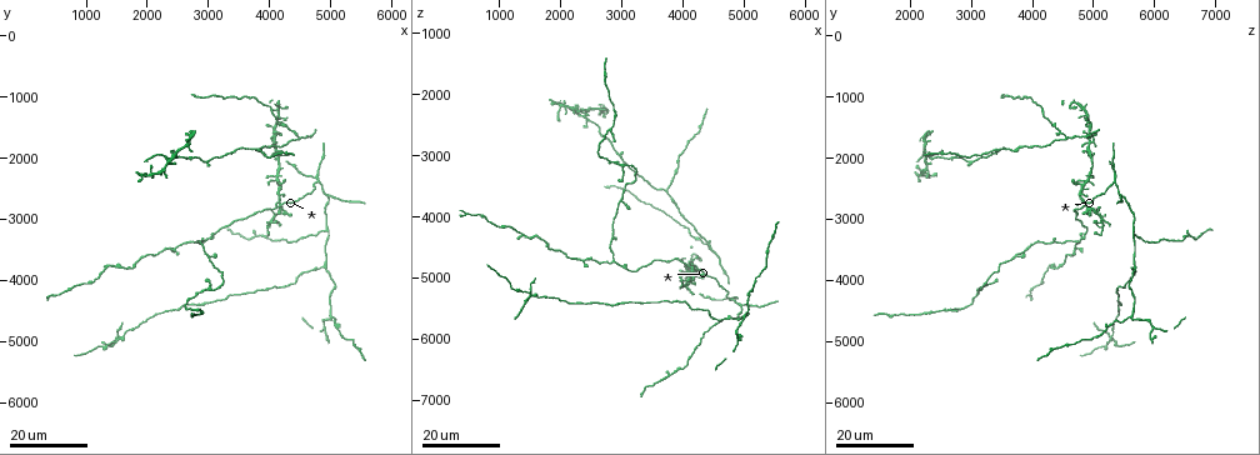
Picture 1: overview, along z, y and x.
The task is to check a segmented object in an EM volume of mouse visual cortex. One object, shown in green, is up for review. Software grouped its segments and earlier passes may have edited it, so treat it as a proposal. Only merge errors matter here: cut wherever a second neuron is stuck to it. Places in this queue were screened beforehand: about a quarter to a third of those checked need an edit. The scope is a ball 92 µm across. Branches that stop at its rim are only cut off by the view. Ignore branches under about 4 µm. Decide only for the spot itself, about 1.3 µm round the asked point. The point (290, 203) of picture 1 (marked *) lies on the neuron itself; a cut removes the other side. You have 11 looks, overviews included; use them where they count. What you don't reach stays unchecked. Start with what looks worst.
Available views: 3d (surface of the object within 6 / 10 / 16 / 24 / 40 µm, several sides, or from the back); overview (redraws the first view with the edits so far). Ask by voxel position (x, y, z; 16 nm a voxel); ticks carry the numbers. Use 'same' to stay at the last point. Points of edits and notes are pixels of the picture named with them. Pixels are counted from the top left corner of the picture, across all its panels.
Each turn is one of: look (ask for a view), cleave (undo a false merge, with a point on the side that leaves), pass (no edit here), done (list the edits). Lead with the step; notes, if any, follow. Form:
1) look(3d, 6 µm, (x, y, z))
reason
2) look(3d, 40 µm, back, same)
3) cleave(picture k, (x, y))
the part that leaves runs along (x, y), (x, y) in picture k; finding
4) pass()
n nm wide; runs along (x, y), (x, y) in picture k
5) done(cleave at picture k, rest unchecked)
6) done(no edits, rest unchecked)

look(3d, 24 µm, (5000, 4600, 5550))
a fork

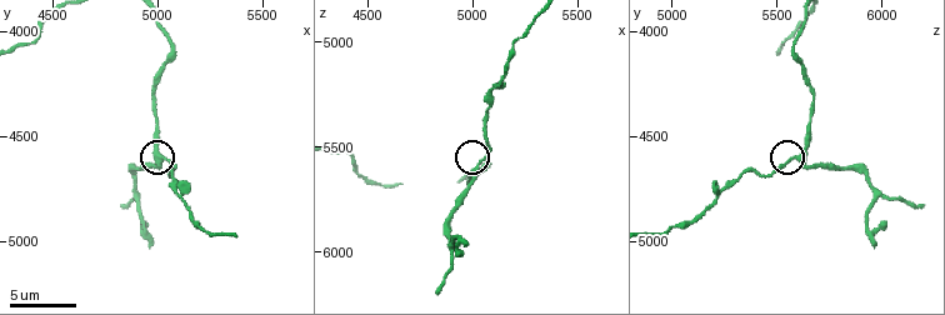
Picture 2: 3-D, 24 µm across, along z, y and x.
look(3d, 6 µm, (5030, 4610, 5580))
zoom in

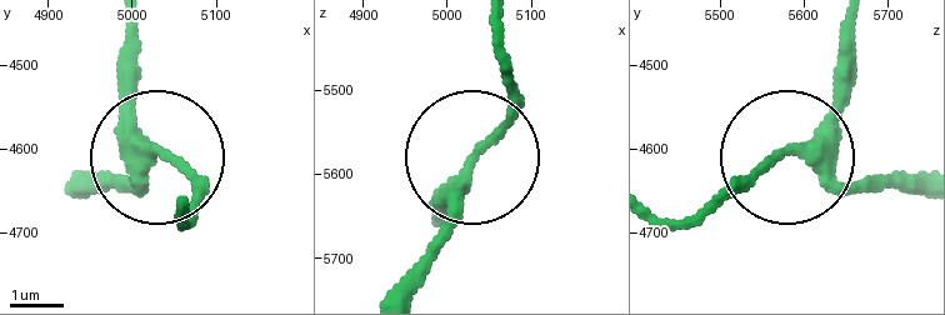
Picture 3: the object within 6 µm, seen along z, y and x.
pass()
runs along (858, 33), (853, 86), (799, 149), (858, 180), (906, 180) in picture 3; one neuron here

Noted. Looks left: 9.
look(3d, 16 µm, (4800, 2400, 5350))
branch point

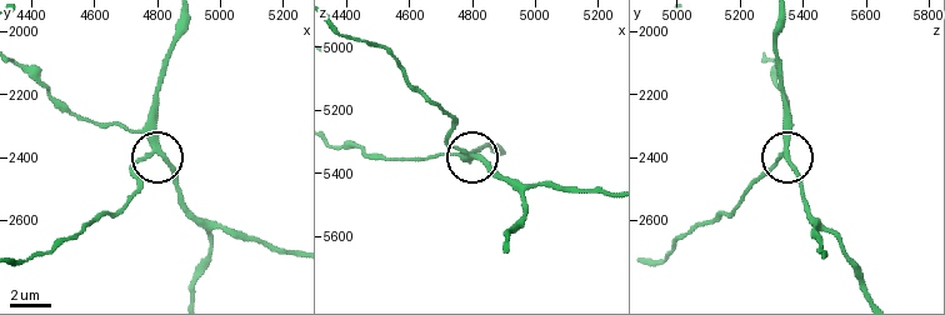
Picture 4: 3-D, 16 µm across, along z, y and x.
look(3d, 6 µm, (4800, 2360, 5340))

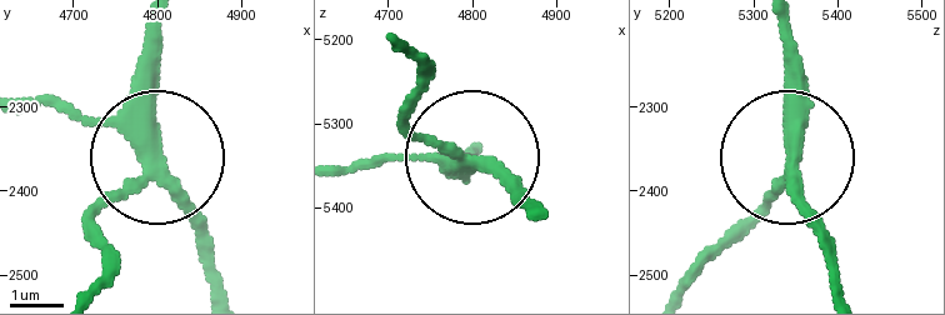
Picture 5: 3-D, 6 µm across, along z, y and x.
look(3d, 6 µm, back, (4795, 2365, 5350))

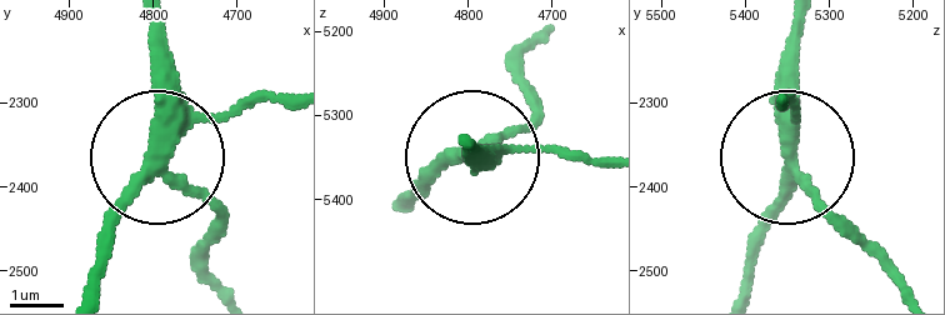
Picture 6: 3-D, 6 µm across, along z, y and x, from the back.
pass()
runs along (909, 293), (796, 158), (793, 24) in picture 6; continuous, no second neuron

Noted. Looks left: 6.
look(3d, 16 µm, (4450, 1700, 4600))
three arms meet

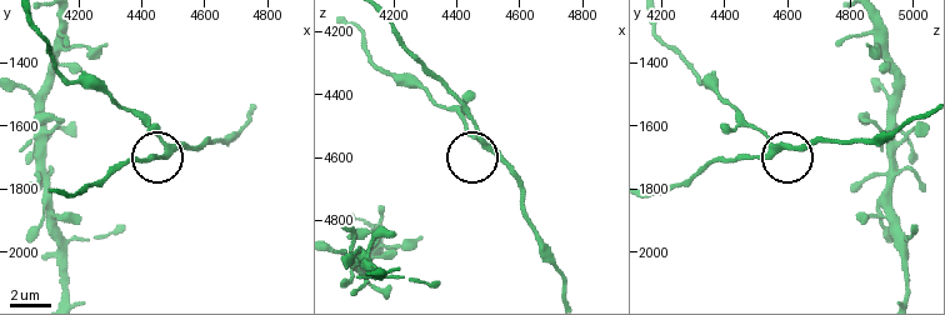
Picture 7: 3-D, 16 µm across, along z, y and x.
look(3d, 6 µm, (4490, 1680, 4560))

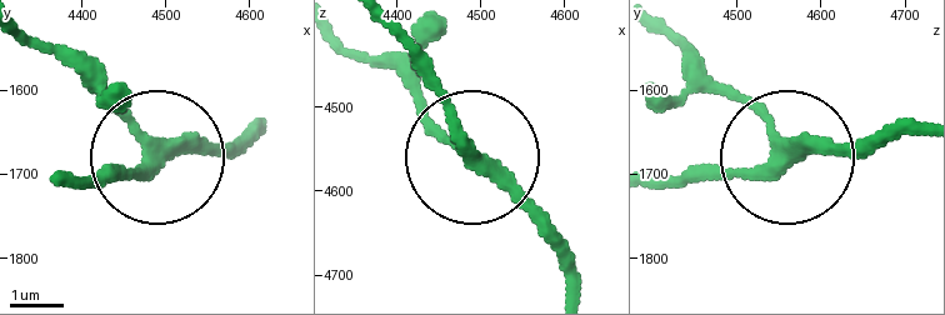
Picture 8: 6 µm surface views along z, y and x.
pass()
side arm 10 µm; continuous, no second neuron

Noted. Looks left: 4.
look(3d, 24 µm, (3700, 1800, 3550))
three arms meet

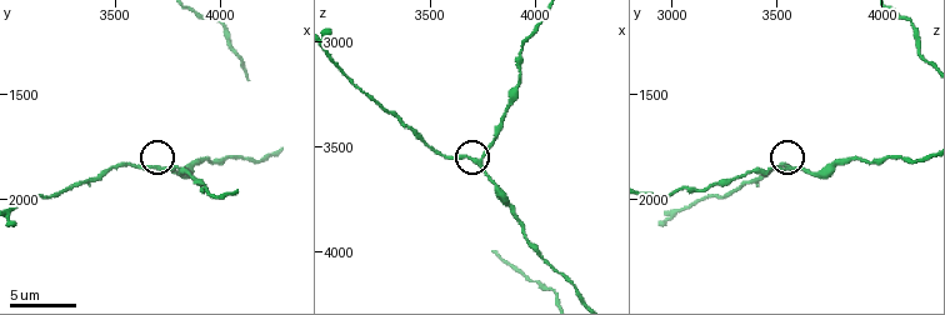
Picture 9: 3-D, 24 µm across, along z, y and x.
look(3d, 10 µm, (3720, 1840, 3560))

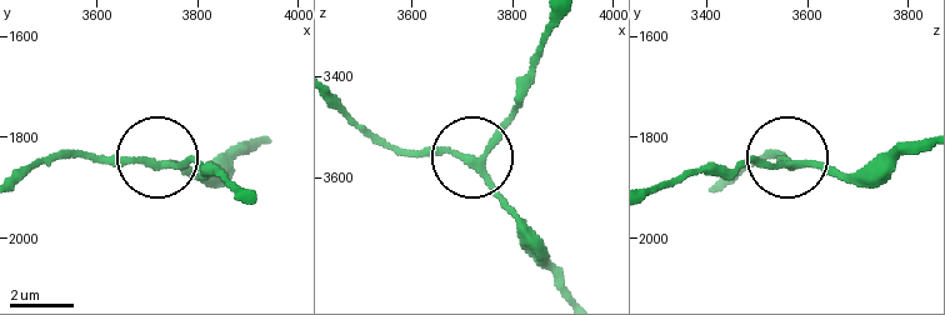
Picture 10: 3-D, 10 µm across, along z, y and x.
pass()
220 nm wide; one neuron here

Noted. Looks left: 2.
look(3d, 16 µm, (3050, 4100, 3200))
a fork

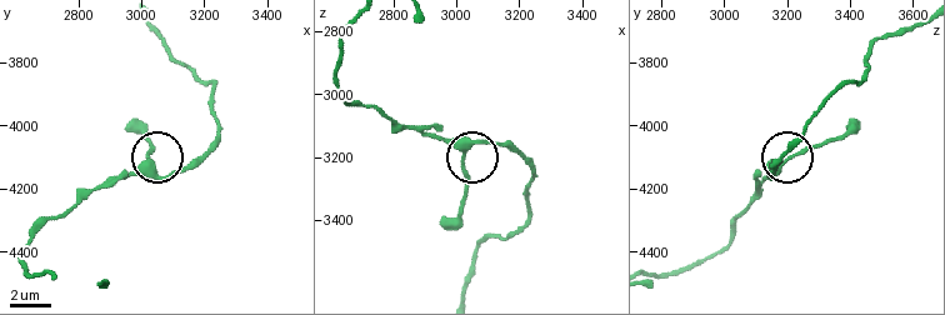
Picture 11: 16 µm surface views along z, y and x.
look(3d, 6 µm, (3010, 4110, 3180))
zoom in

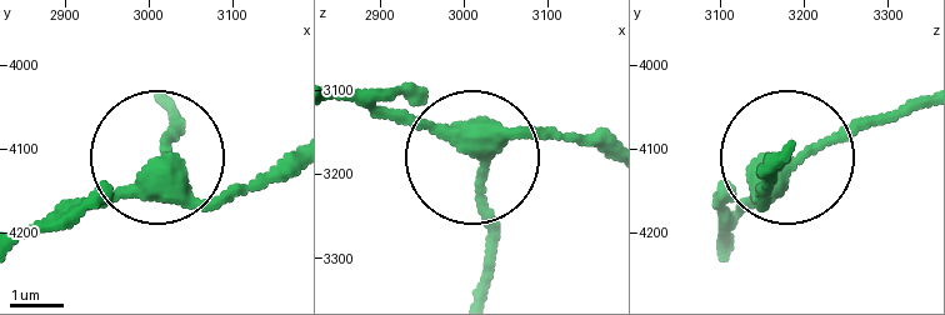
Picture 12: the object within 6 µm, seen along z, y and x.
pass()
3 arms; one neuron here

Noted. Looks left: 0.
done(no edits, rest unchecked)

